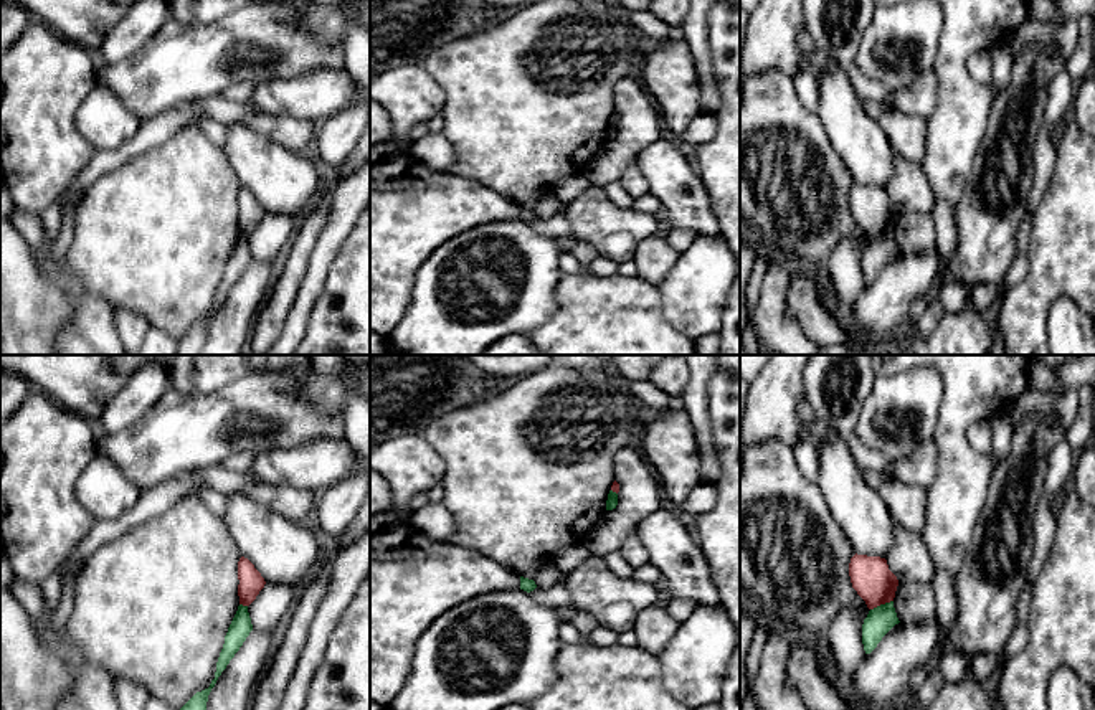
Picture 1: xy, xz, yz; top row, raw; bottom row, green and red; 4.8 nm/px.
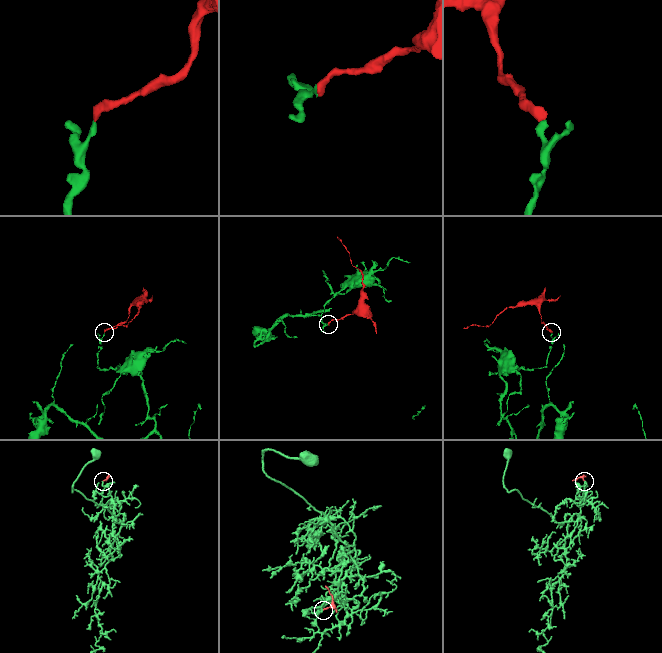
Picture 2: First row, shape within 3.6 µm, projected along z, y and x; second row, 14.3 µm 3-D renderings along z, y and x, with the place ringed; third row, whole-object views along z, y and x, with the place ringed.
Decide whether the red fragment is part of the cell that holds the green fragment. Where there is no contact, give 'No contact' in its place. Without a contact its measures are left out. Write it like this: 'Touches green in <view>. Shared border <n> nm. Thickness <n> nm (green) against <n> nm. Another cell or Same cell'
Touches green in yz. Shared border 120 nm. Thickness 140 nm (green) against 200 nm. Another cell

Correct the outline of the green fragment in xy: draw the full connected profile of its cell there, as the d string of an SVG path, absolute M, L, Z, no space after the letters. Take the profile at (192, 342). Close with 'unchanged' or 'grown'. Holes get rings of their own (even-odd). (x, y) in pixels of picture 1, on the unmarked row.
M239 234L238 241L228 258L228 263L225 266L225 274L220 282L218 292L216 292L216 302L215 309L211 310L210 317L197 322L180 340L178 340L178 352L177 355L200 355L205 340L206 332L211 319L215 317L218 307L226 299L230 291L235 287L235 284L239 281L249 263L253 261L251 248L248 243L248 236Z | unchanged

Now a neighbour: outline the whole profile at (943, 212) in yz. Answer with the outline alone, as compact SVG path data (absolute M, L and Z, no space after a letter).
M935 198L933 223L936 228L936 251L940 254L941 274L948 277L946 266L950 258L956 253L958 228L955 218L955 205L946 200Z

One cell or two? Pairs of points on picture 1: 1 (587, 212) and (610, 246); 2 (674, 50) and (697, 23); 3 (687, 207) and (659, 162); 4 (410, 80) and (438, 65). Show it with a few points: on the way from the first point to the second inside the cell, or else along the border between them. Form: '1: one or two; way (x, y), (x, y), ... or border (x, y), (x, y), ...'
1: one; way (595, 220), (610, 238)
2: two; border (684, 38), (697, 76)
3: one; way (682, 195), (671, 174)
4: two; border (421, 65), (443, 91), (445, 104)

